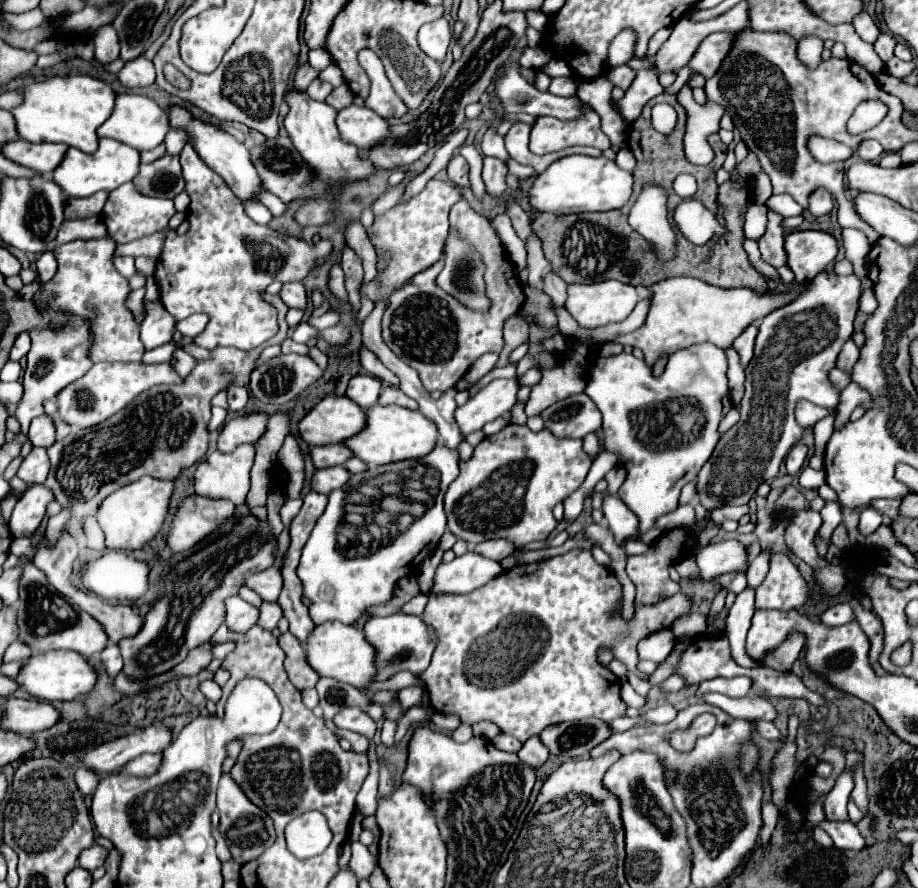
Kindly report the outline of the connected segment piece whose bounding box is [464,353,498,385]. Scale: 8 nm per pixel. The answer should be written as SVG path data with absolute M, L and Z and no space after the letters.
M486 353L486 355L482 355L470 369L468 369L468 373L464 375L464 379L466 379L466 383L476 383L478 379L482 379L494 365L496 365L496 361L498 361L498 355L496 353Z

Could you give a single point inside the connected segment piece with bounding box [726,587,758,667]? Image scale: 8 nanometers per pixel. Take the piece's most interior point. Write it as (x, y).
(739, 619)

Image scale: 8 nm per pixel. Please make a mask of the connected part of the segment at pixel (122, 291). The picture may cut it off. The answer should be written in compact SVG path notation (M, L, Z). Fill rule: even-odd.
M110 237L90 239L90 241L68 241L64 245L58 245L52 251L58 261L58 273L48 283L42 283L36 295L32 297L34 305L46 317L46 323L50 323L54 329L68 327L72 323L72 317L82 317L88 323L88 329L92 333L92 345L88 351L88 359L92 359L94 363L98 361L142 361L142 355L146 351L140 341L140 323L134 319L132 311L126 305L126 299L132 293L132 289L130 289L128 279L122 277L118 269L114 267L114 251L116 251L116 243Z

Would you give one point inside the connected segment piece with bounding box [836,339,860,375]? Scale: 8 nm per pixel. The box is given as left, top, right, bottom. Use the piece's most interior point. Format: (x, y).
(848, 356)

